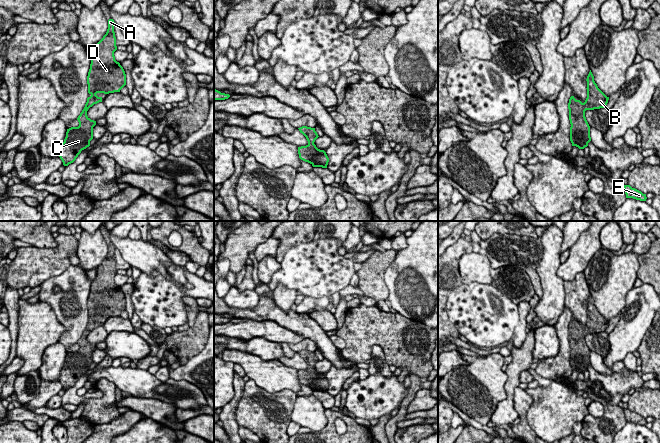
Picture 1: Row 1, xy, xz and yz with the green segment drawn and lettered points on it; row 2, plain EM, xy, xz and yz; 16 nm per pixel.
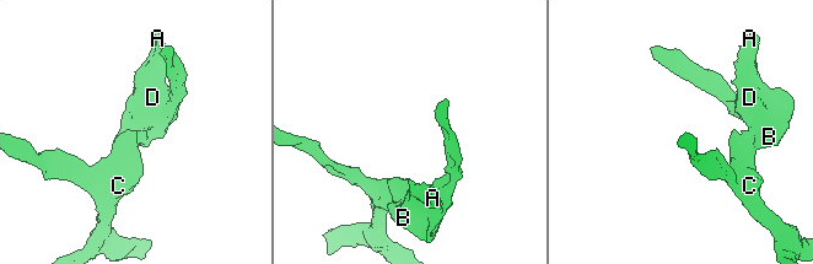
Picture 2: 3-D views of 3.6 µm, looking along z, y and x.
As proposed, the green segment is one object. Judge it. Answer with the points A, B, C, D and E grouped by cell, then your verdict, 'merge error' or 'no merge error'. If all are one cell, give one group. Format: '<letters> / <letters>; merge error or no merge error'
A B C D E; no merge error

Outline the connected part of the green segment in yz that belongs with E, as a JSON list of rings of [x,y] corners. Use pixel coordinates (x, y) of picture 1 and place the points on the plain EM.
[[[624,409],[624,414],[626,422],[633,422],[640,425],[646,425],[646,418],[643,418],[641,415],[632,412],[630,409]]]

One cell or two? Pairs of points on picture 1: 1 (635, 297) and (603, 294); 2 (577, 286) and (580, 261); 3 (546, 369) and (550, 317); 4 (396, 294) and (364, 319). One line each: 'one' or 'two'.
1: two
2: two
3: two
4: two

